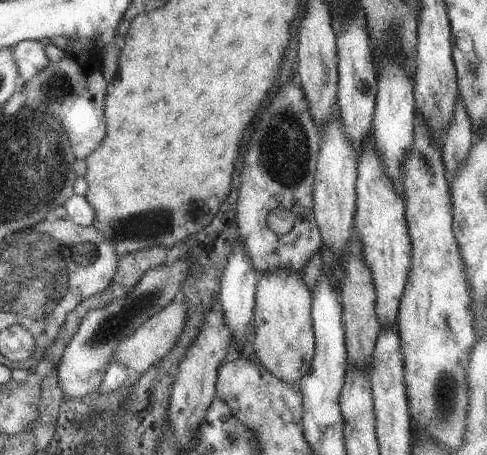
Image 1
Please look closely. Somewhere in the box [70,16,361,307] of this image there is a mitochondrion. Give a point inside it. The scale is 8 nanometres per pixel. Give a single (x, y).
(281, 142)

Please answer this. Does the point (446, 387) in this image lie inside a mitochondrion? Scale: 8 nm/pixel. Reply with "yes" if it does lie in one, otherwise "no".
yes

